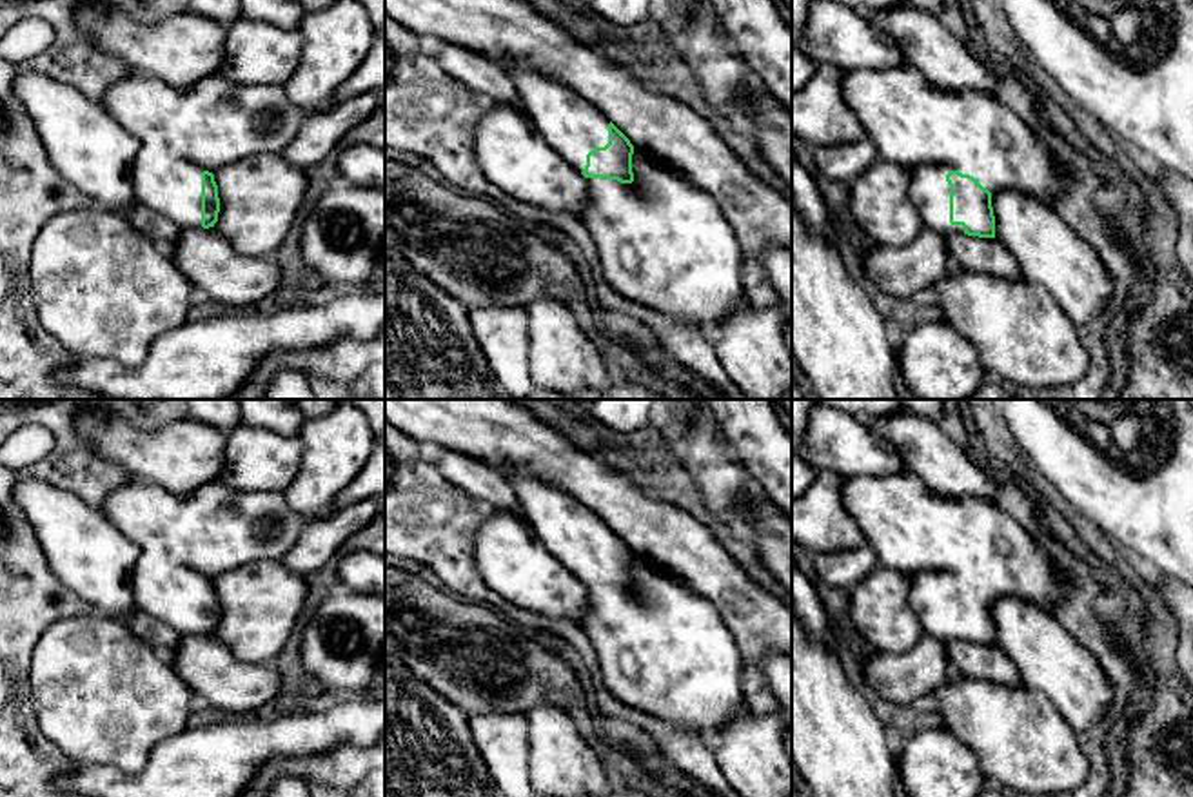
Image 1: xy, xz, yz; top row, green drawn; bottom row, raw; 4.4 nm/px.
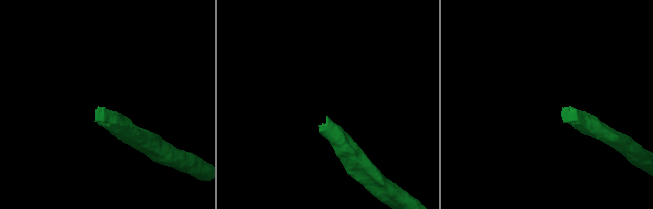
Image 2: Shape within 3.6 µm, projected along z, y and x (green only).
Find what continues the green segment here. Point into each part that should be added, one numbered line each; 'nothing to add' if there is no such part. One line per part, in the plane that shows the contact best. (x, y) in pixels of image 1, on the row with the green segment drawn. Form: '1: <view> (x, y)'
1: yz (930, 131)

